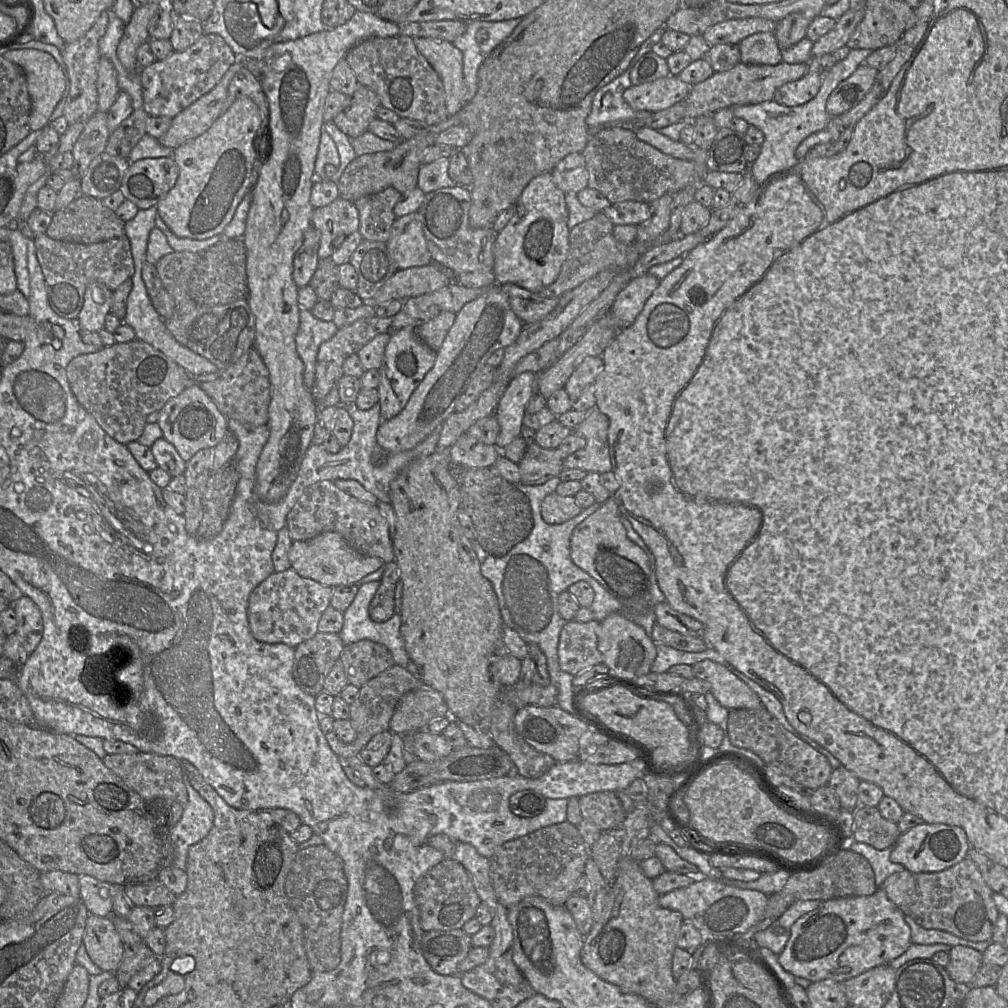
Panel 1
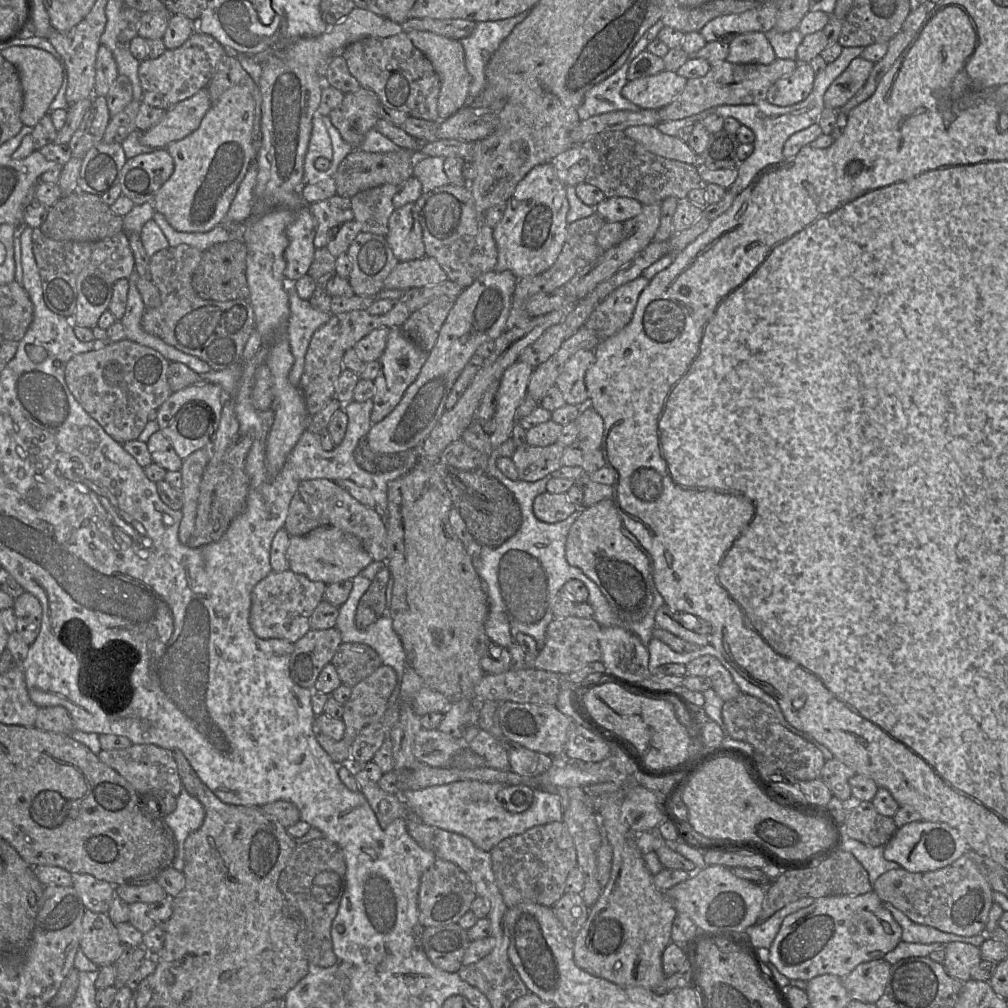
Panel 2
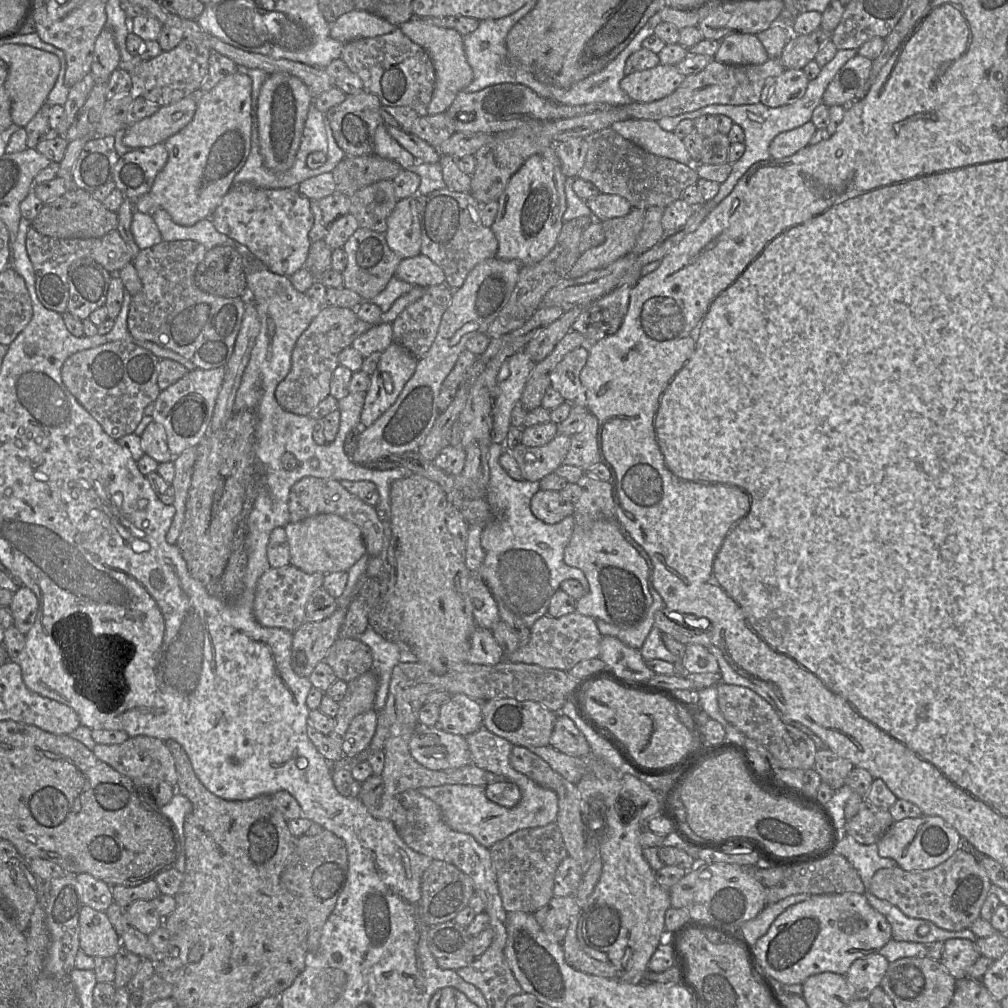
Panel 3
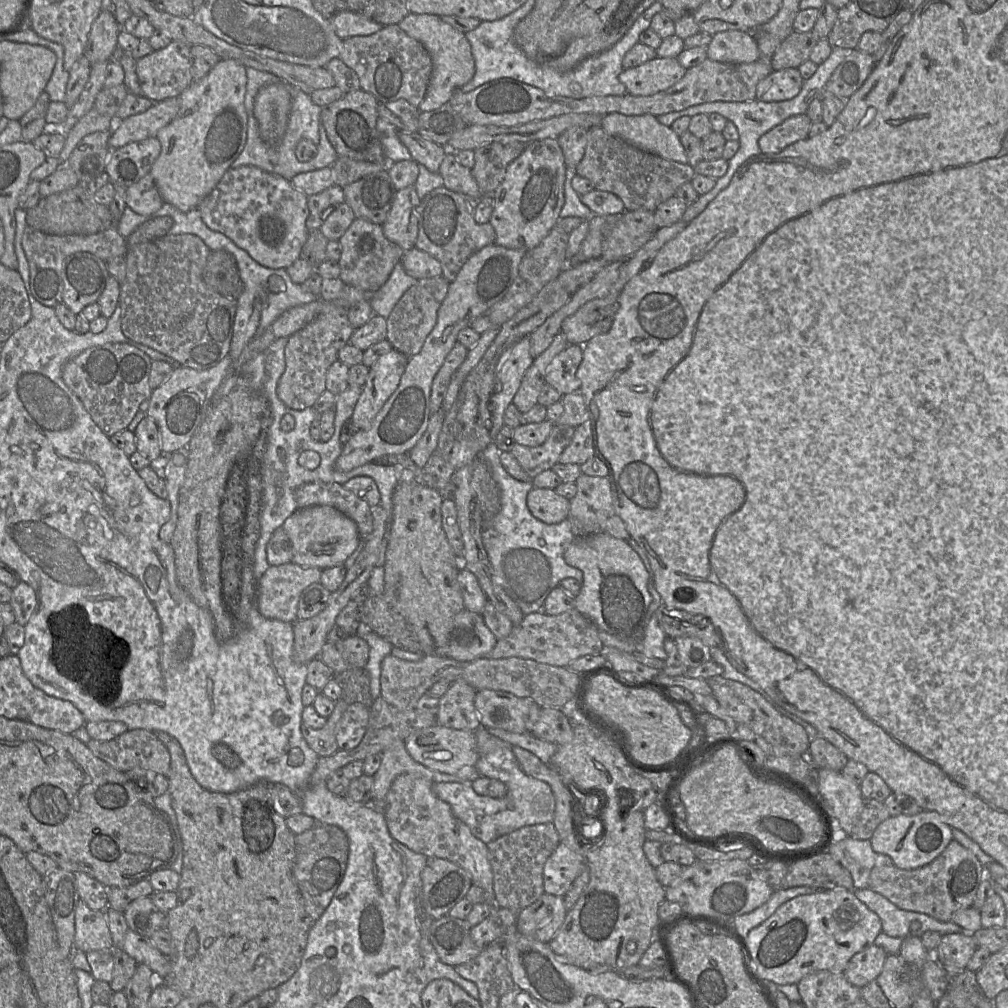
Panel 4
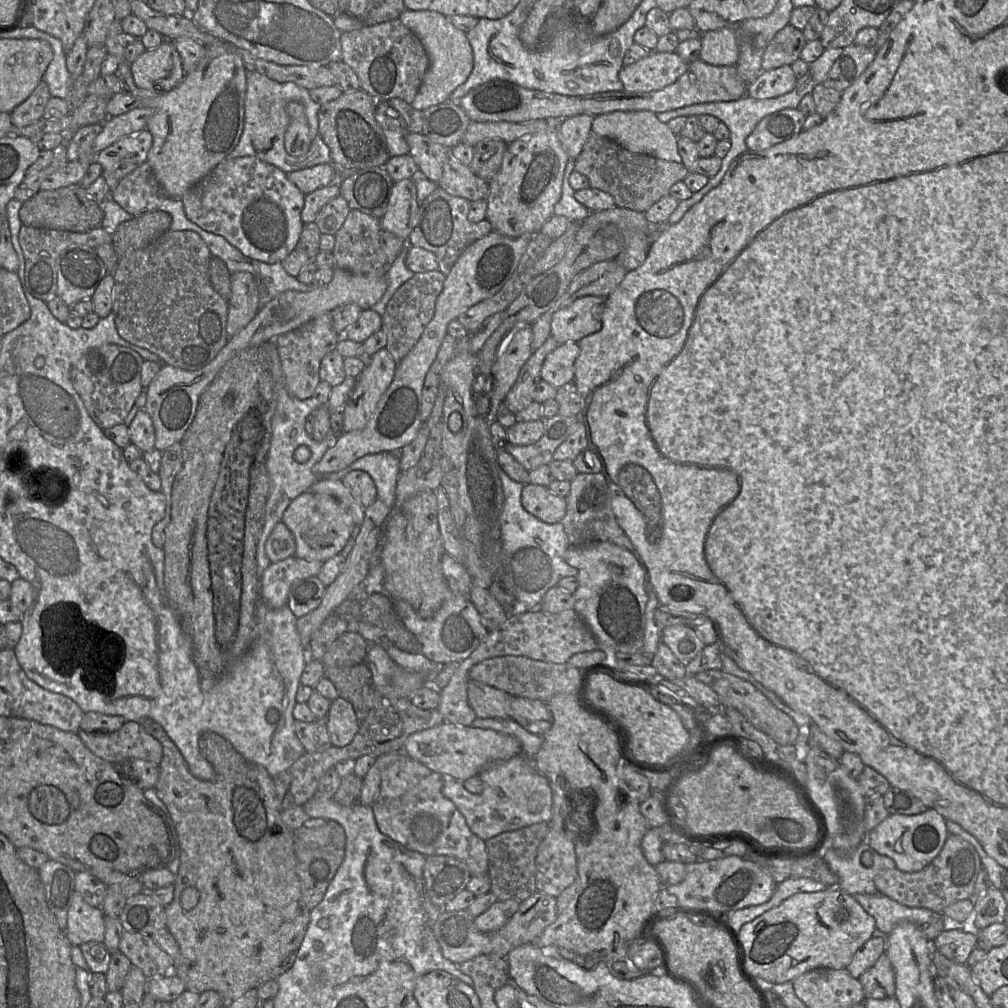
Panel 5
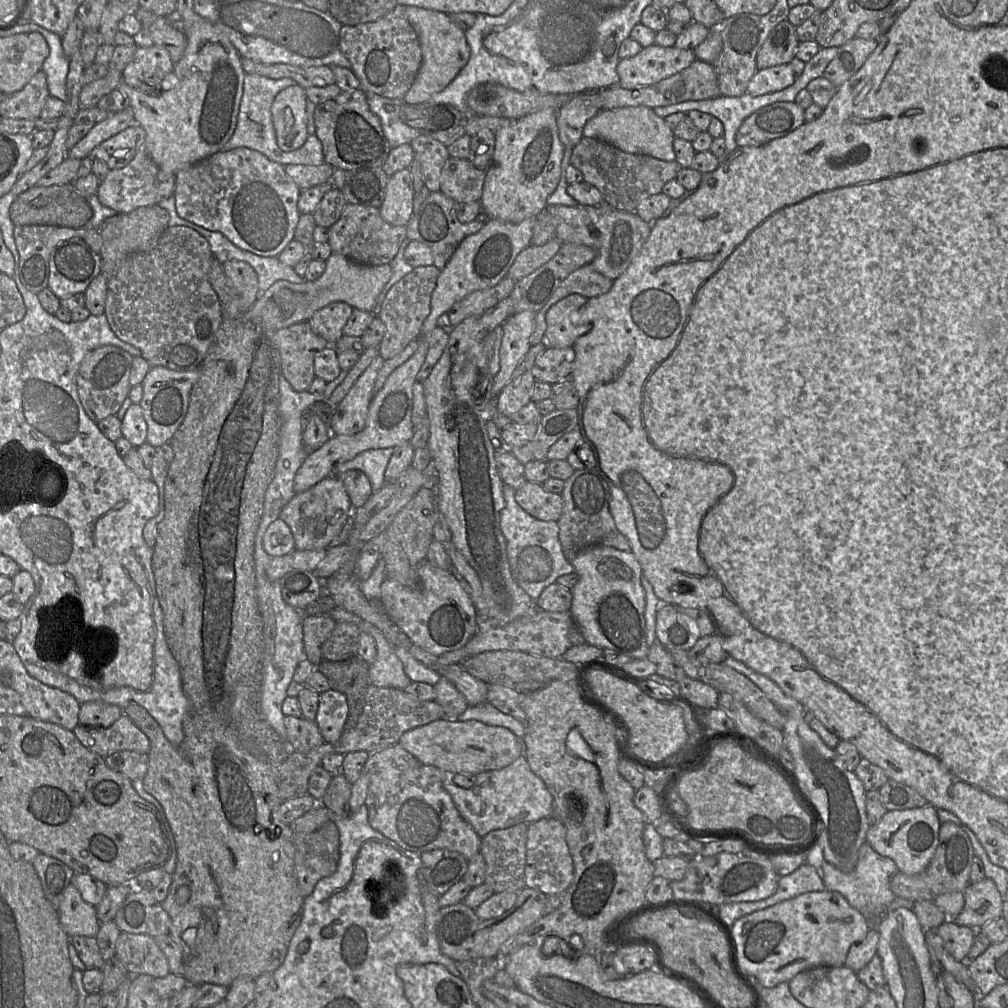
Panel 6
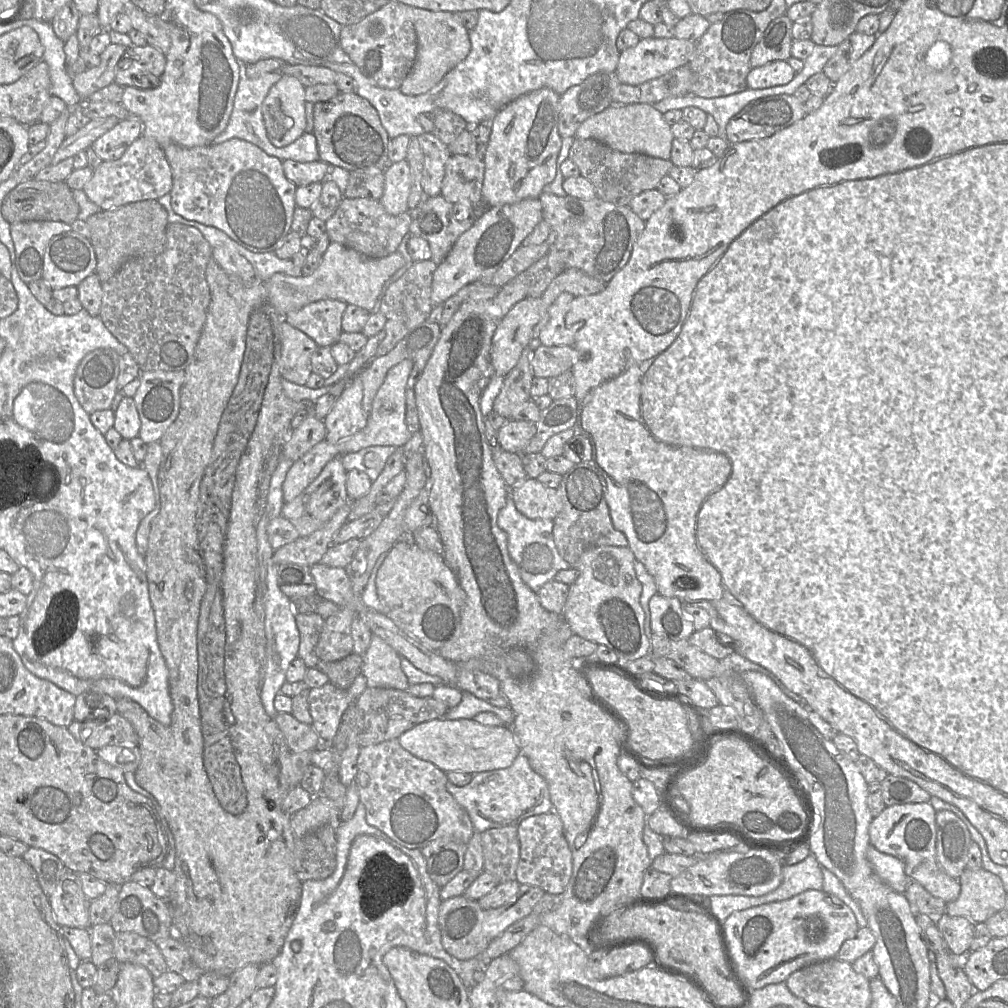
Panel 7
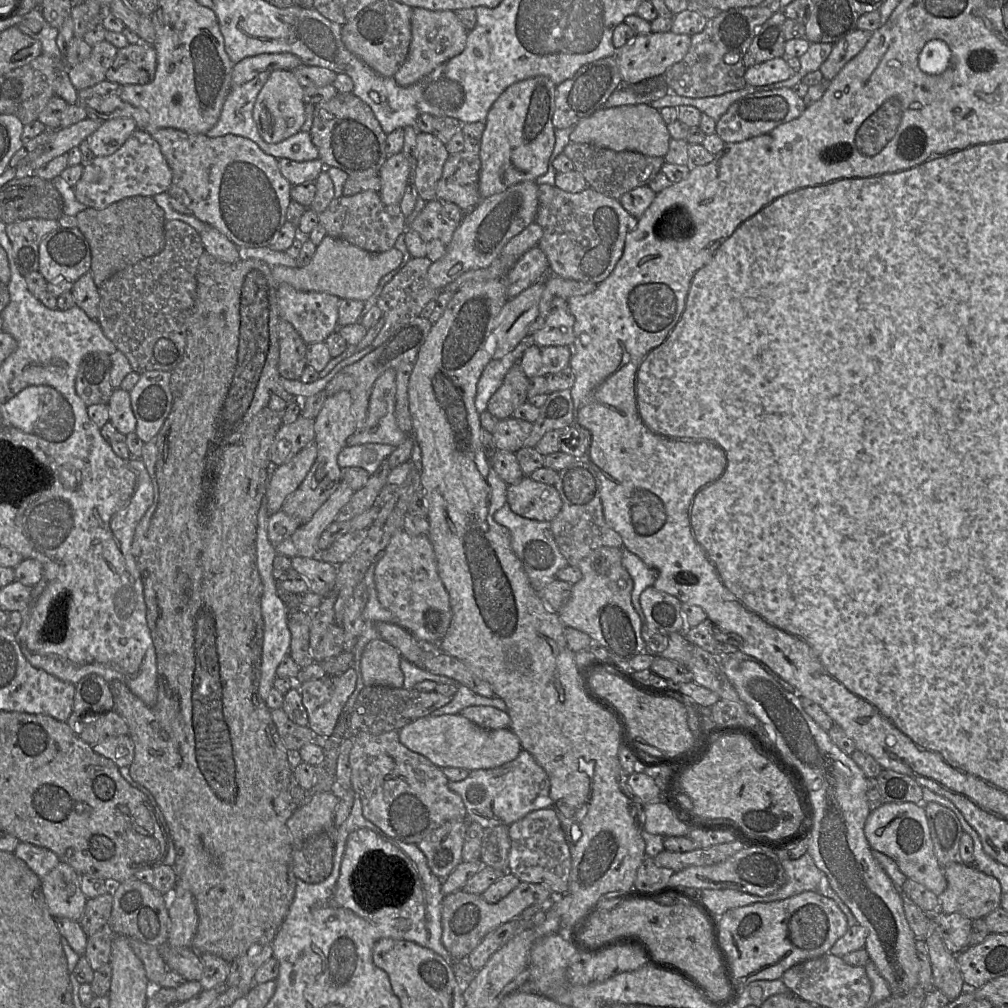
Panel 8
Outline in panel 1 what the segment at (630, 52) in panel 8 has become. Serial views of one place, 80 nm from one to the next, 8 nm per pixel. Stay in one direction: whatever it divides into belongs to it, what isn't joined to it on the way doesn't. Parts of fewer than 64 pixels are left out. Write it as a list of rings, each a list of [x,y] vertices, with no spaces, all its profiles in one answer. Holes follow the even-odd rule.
[[[668,75],[651,82],[631,85],[624,91],[623,98],[634,110],[658,112],[683,101],[690,87],[678,76]]]

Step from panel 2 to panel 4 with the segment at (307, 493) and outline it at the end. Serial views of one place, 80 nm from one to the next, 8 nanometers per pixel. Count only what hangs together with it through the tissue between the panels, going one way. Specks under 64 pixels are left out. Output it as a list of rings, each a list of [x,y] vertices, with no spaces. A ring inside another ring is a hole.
[[[310,482],[295,490],[297,509],[317,505],[336,508],[357,525],[360,537],[364,540],[373,530],[371,506],[361,496],[346,489],[337,482]]]

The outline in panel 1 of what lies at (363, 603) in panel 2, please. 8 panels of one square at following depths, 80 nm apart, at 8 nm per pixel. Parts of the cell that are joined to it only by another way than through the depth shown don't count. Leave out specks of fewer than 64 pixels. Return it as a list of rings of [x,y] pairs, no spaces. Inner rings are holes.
[[[395,561],[385,564],[380,584],[369,604],[369,616],[375,622],[384,622],[395,613],[394,593],[399,581],[399,570]]]

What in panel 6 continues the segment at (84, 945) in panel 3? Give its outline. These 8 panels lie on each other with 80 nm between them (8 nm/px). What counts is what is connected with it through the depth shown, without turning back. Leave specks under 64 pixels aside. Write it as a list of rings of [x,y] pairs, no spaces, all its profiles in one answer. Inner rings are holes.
[[[73,883],[66,888],[57,912],[60,924],[69,937],[96,937],[100,928],[96,907],[82,899]]]

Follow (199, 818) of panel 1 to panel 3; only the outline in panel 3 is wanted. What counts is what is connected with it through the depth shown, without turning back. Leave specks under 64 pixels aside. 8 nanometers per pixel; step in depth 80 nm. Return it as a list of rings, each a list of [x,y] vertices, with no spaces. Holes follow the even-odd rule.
[[[175,789],[175,794],[171,801],[167,805],[161,807],[160,810],[174,825],[176,835],[178,836],[178,857],[173,868],[183,873],[185,869],[185,854],[183,846],[184,822],[192,810],[192,804],[185,796],[176,792]]]

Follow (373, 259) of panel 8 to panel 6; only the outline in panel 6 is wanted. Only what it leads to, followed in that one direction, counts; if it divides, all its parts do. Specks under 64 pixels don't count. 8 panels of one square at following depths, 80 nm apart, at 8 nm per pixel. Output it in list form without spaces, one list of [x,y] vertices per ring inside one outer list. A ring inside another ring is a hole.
[[[332,253],[326,260],[326,268],[324,273],[317,280],[307,281],[303,283],[292,283],[286,280],[279,280],[275,282],[268,290],[260,293],[259,298],[255,304],[244,314],[245,319],[250,319],[252,322],[259,322],[259,324],[266,331],[277,331],[281,328],[287,328],[293,324],[307,322],[312,315],[319,309],[333,303],[344,302],[353,308],[372,312],[378,295],[389,281],[392,275],[392,268],[390,264],[379,266],[369,266],[355,263],[341,254]]]

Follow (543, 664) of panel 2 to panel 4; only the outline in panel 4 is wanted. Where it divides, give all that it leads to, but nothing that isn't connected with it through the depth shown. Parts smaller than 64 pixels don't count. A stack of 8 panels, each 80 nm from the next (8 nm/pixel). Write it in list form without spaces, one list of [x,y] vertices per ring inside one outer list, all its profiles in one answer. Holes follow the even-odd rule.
[[[575,608],[556,616],[540,611],[525,615],[522,622],[513,627],[509,636],[497,640],[495,647],[484,658],[517,657],[568,667],[572,661],[582,656],[602,654],[603,647],[597,627]]]

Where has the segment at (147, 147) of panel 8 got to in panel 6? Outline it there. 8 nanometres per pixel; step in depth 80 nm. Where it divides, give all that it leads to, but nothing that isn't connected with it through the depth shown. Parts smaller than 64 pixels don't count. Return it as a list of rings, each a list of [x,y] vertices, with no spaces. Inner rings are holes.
[[[143,148],[127,166],[110,170],[101,179],[96,196],[102,205],[117,213],[130,213],[140,207],[160,204],[160,200],[172,197],[174,190],[175,175],[161,170]]]

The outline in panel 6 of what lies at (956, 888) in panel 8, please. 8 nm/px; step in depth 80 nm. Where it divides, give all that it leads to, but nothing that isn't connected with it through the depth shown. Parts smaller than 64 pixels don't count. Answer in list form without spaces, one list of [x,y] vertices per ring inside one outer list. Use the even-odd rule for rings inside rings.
[[[986,877],[979,882],[969,883],[963,893],[964,907],[954,918],[957,924],[980,929],[1003,915],[1004,898],[993,880]]]

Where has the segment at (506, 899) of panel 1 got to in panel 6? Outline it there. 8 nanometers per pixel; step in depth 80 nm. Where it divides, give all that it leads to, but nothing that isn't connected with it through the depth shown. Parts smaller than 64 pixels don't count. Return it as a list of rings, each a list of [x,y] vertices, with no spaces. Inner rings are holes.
[[[519,823],[514,826],[490,831],[481,838],[480,852],[486,863],[486,879],[495,893],[514,891],[519,893],[526,887],[526,842],[530,823]]]

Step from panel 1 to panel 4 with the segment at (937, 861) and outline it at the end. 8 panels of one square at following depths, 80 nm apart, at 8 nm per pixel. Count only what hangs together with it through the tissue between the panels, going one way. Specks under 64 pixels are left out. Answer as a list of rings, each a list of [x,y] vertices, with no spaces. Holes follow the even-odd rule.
[[[925,811],[916,815],[890,816],[874,831],[870,843],[876,853],[892,858],[894,866],[912,870],[920,868],[937,858],[953,840],[952,828],[935,811]]]

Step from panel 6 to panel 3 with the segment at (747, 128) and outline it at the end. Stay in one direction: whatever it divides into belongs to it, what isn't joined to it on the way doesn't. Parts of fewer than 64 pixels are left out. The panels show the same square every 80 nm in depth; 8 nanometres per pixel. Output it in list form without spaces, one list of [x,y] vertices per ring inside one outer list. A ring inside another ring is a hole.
[[[809,121],[798,128],[778,134],[769,147],[771,157],[781,159],[795,154],[809,145],[816,130],[817,127]]]

